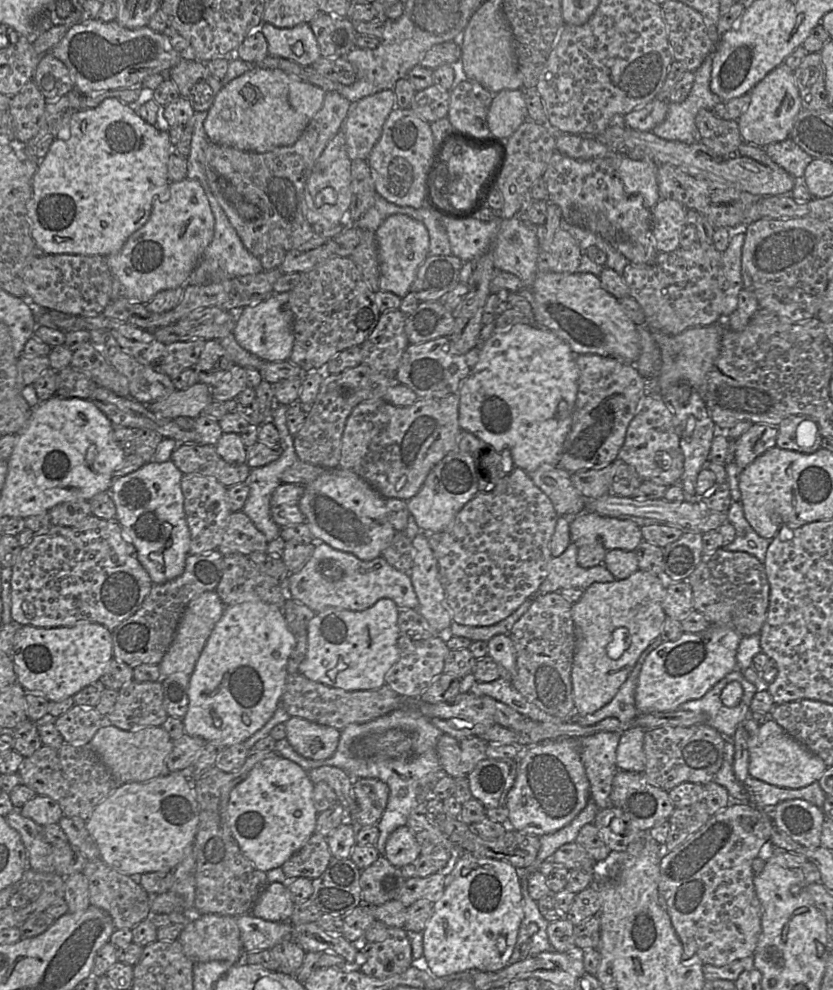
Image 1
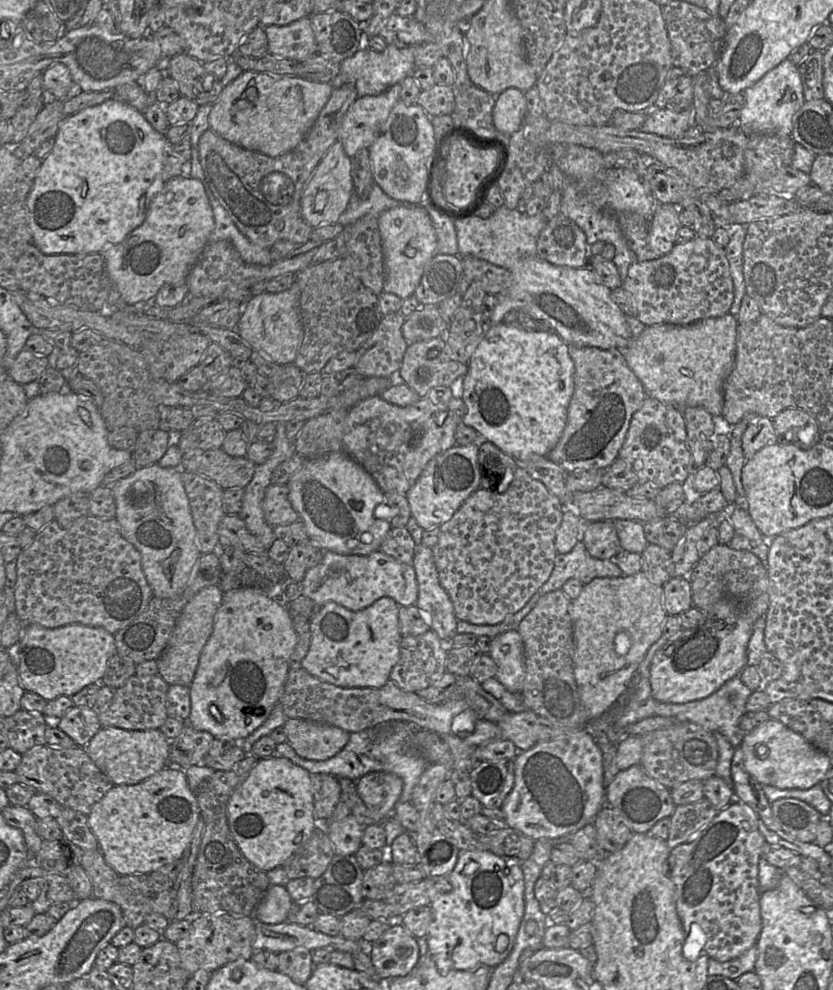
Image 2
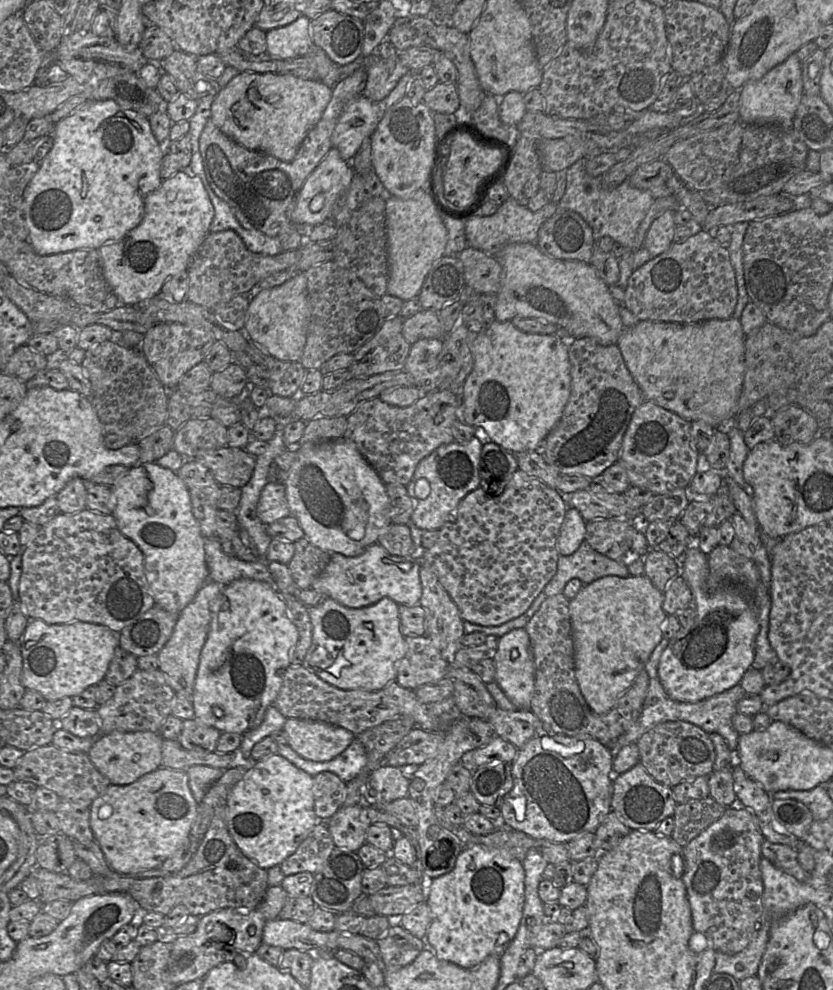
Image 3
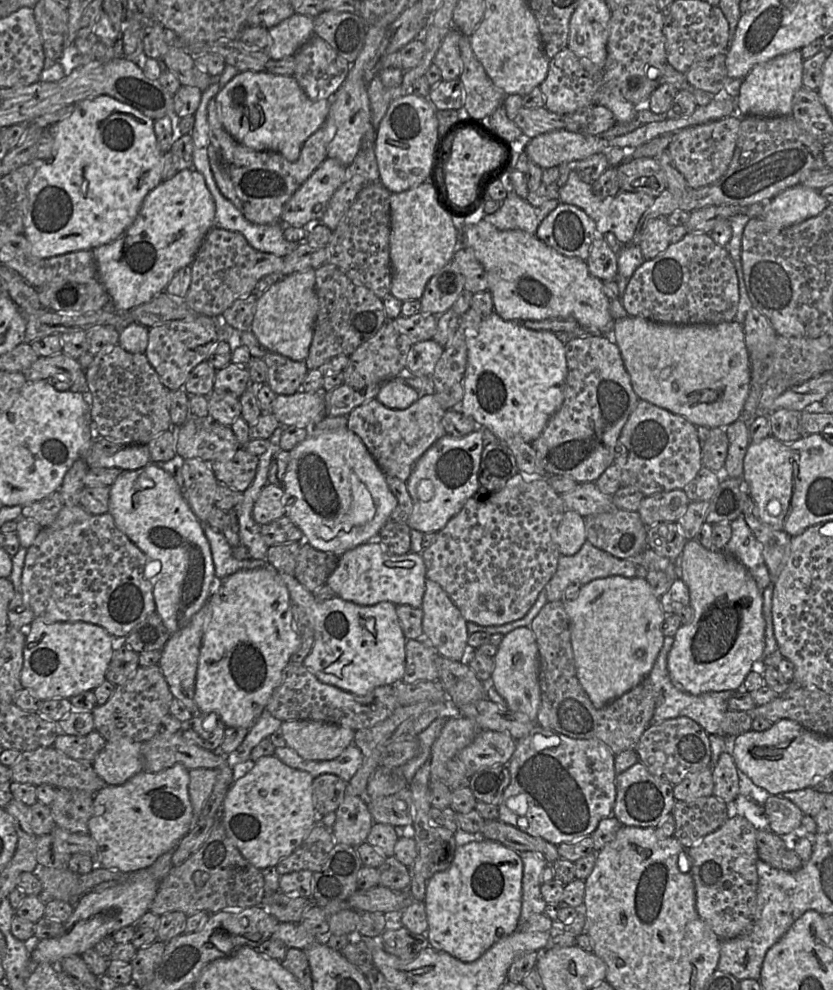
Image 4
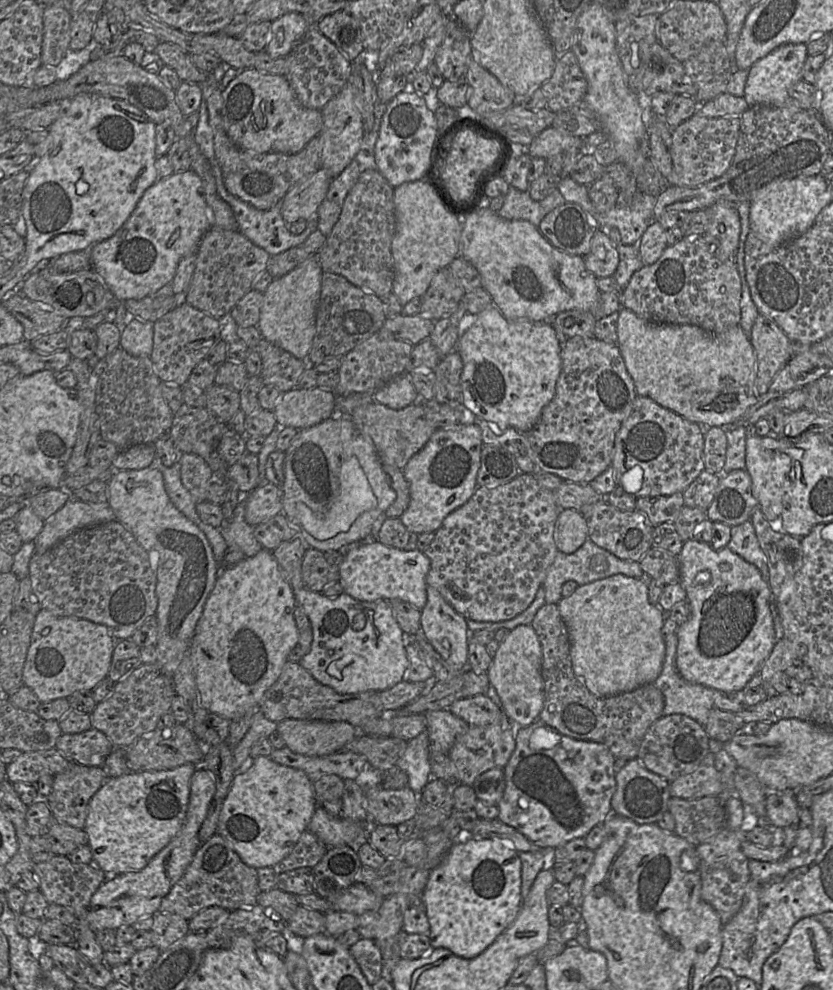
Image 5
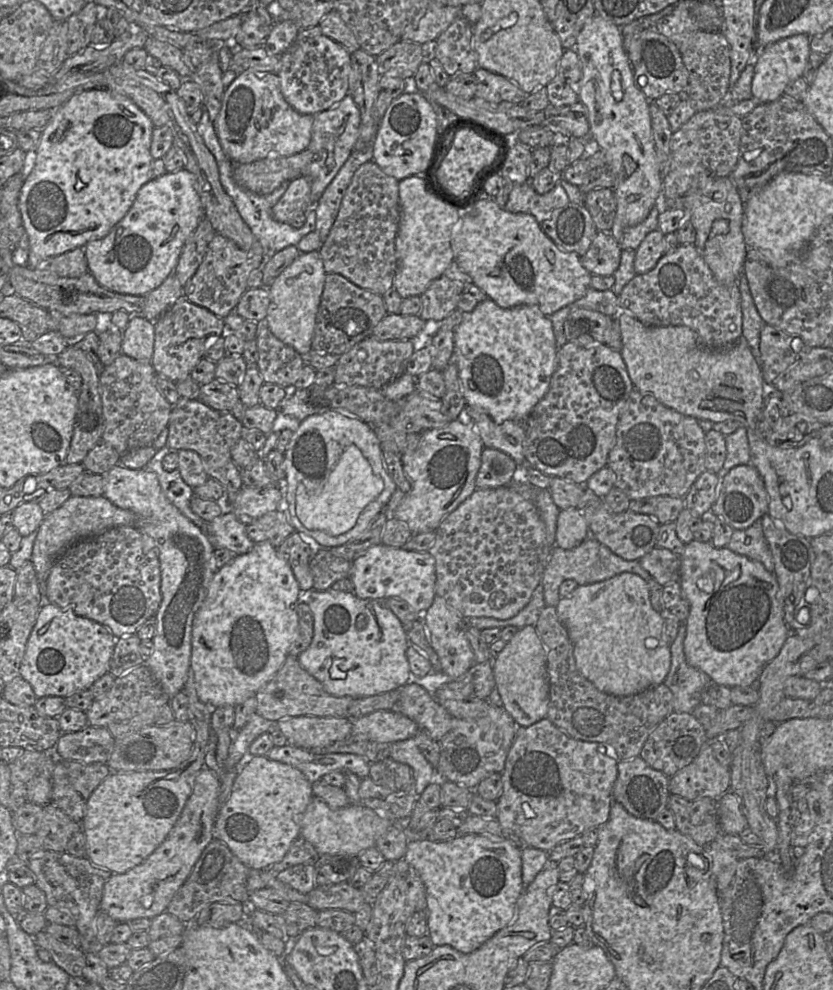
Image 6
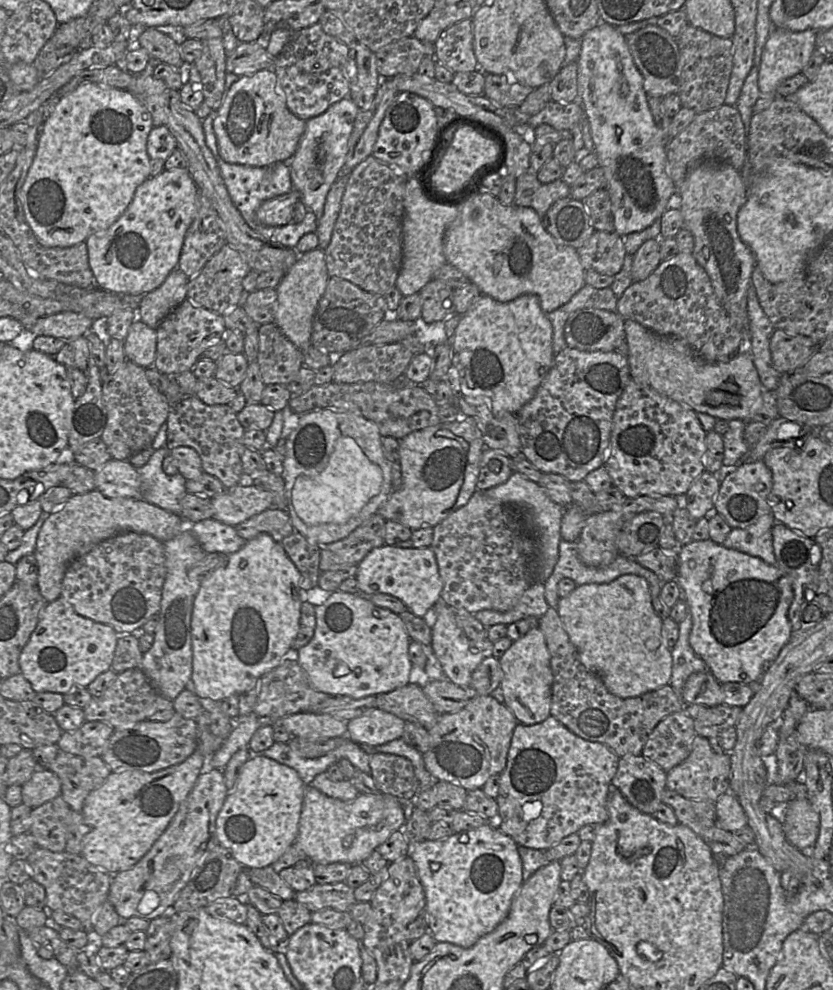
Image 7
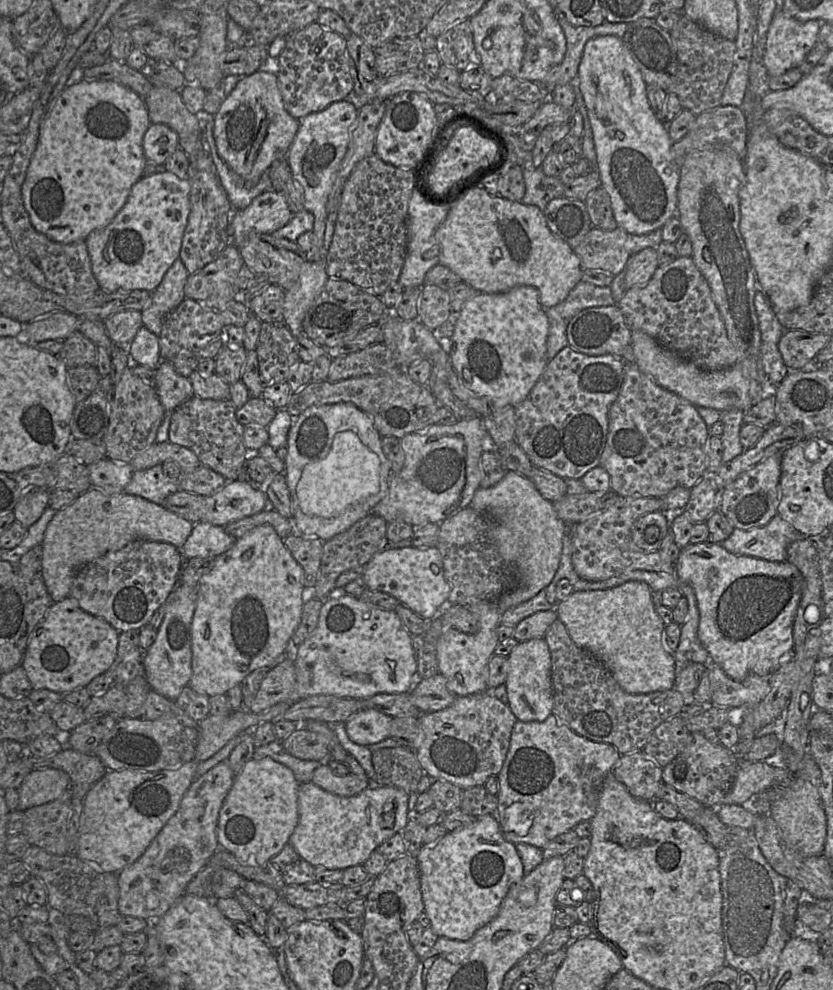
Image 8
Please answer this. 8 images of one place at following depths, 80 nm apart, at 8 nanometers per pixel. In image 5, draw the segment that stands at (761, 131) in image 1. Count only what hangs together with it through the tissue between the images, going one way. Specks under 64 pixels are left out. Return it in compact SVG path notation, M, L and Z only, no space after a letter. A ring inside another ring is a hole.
M782 44L756 61L749 69L744 88L744 98L749 107L753 105L781 106L790 100L789 89L802 79L804 62L807 58L807 44Z

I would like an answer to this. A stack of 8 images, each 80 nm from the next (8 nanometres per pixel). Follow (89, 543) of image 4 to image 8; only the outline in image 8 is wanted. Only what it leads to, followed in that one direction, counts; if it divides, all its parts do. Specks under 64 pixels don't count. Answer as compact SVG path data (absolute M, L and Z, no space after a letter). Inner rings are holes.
M135 540L82 567L73 579L69 597L77 599L83 610L106 620L119 632L141 629L149 623L154 612L165 603L175 589L180 581L181 571L182 556L176 546L167 542Z

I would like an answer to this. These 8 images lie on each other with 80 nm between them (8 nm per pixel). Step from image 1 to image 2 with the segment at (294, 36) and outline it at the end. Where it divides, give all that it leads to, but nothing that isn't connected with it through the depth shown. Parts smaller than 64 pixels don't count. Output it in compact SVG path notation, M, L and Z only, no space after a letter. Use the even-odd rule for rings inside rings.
M309 17L289 25L264 27L268 52L295 62L305 62L318 53L315 35Z

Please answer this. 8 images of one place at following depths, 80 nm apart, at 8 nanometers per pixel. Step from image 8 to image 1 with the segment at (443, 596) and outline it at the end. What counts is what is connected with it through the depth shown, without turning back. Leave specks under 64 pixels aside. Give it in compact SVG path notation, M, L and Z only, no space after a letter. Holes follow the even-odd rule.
M316 543L308 562L299 571L289 574L284 590L289 598L305 604L316 613L329 607L363 611L382 598L394 601L400 610L418 610L419 606L410 573L395 569L383 556L372 561L363 561L348 552L336 550L326 543Z

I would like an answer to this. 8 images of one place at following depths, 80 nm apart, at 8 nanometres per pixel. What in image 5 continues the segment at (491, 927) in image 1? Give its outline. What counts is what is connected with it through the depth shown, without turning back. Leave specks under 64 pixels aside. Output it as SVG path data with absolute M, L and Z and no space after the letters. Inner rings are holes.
M498 838L455 840L442 862L431 870L422 893L423 907L430 925L433 948L446 948L455 955L472 959L482 953L516 919L521 906L521 860L518 852Z

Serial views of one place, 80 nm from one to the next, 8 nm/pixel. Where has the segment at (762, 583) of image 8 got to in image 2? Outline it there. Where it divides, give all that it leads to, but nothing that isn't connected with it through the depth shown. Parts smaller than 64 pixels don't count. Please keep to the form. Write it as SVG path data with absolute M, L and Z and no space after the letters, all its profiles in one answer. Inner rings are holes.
M716 602L693 629L682 630L654 655L650 666L652 697L662 703L701 700L738 676L747 666L747 645L753 624L726 602Z

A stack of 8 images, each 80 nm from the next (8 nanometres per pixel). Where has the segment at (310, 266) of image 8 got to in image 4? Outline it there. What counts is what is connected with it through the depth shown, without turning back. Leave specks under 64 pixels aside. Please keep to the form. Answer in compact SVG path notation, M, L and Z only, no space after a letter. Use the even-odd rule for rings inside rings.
M315 269L284 276L263 293L257 294L250 330L268 350L294 361L305 361L313 338L319 302L315 291Z

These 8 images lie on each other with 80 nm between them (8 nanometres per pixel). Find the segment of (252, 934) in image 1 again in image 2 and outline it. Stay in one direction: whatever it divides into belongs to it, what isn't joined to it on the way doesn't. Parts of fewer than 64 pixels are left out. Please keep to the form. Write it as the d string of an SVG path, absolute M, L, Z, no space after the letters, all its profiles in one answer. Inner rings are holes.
M256 921L256 936L252 944L253 951L268 950L280 953L295 948L339 950L353 954L370 953L372 942L361 938L350 940L342 935L330 936L316 931L312 926L301 926L288 921L277 924L266 924Z

